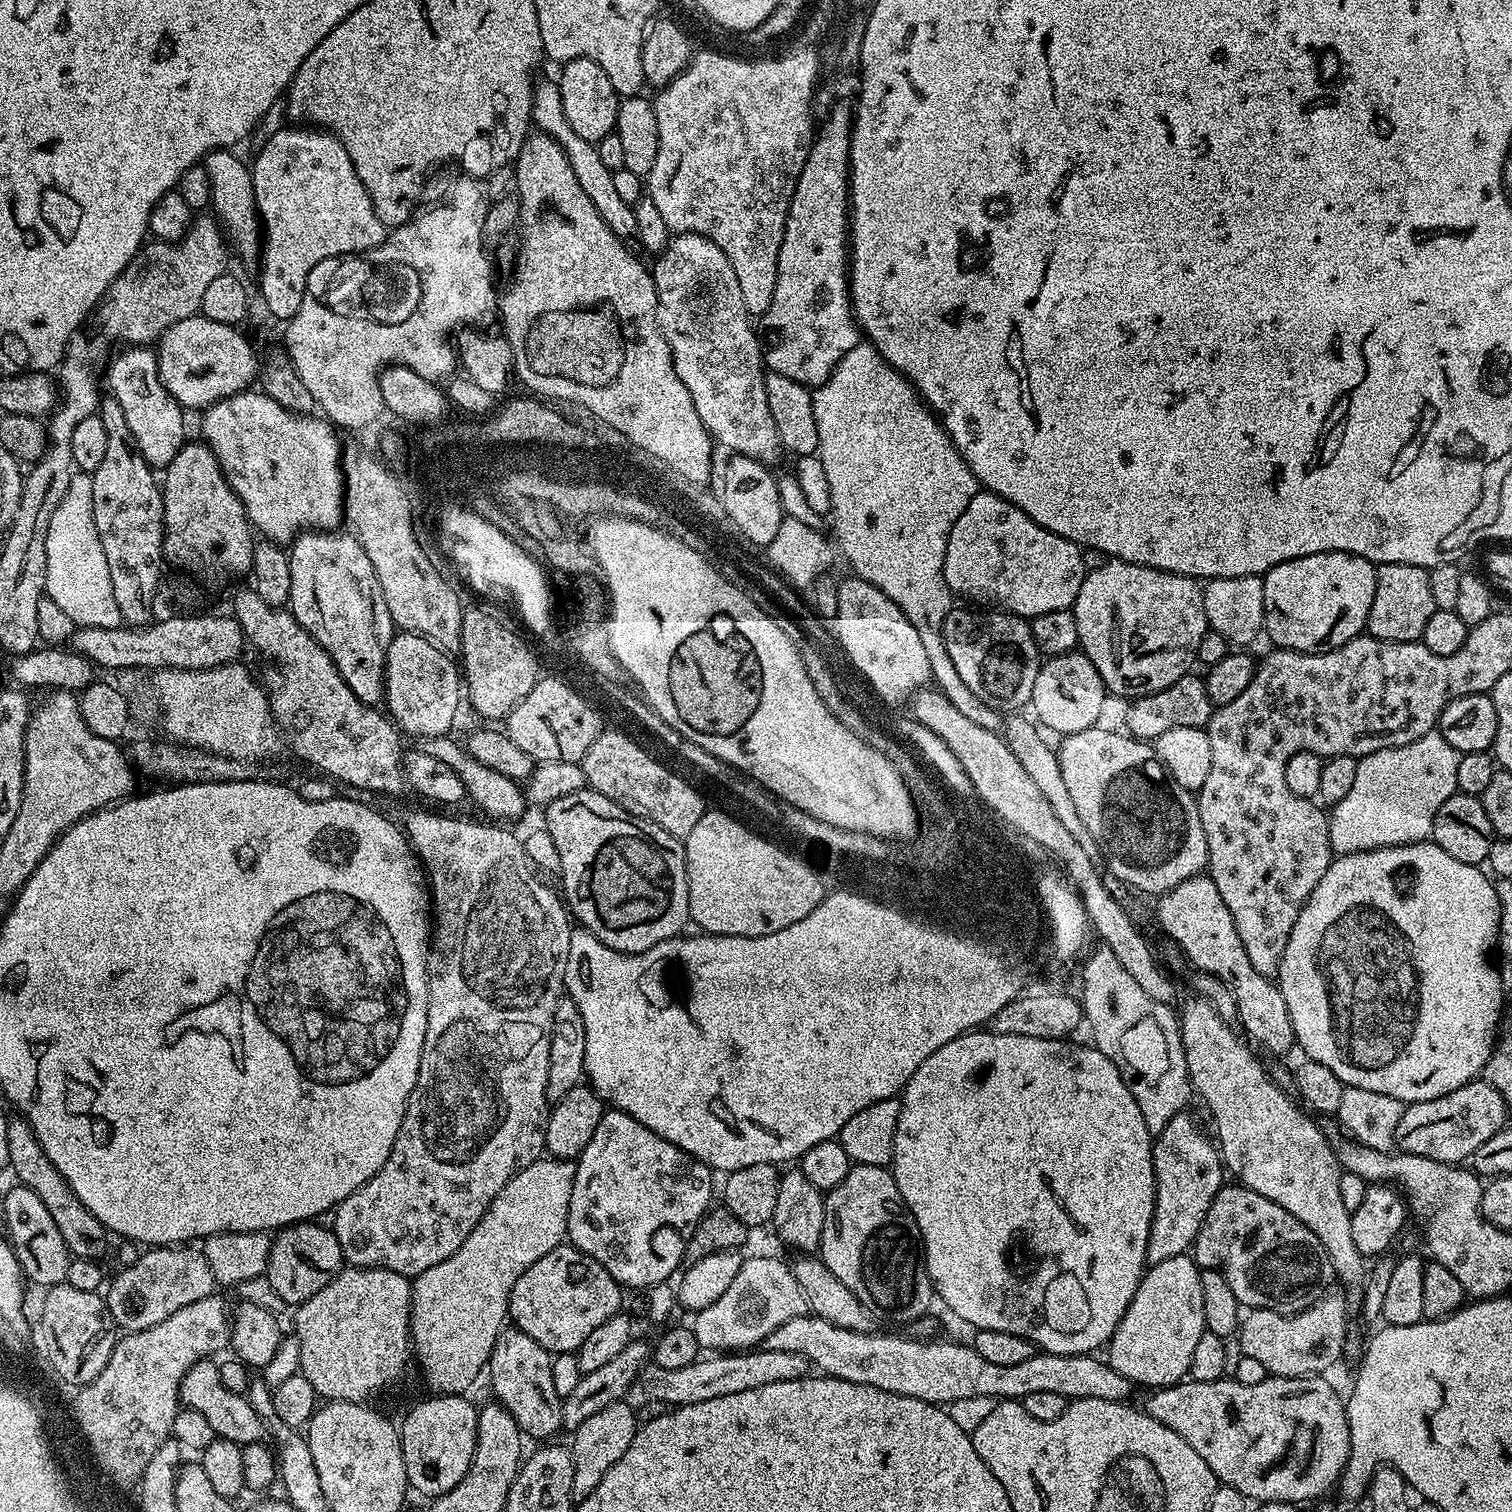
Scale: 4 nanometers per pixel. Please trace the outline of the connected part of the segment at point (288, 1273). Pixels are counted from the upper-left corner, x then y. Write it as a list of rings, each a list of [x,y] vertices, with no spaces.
[[[301,1222],[289,1224],[287,1228],[279,1229],[271,1237],[266,1277],[288,1306],[299,1306],[302,1302],[306,1302],[306,1298],[314,1298],[314,1294],[318,1294],[318,1290],[322,1290],[322,1286],[329,1284],[339,1272],[344,1271],[345,1267],[342,1246],[338,1246],[338,1238],[332,1229],[323,1229],[313,1222]]]

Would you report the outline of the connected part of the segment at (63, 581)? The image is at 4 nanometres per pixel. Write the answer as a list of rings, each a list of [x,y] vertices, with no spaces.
[[[77,471],[73,475],[70,490],[66,490],[62,502],[58,502],[58,510],[50,514],[50,530],[46,530],[44,591],[76,626],[121,627],[118,602],[114,602],[114,586],[110,584],[110,566],[106,566],[98,526],[94,526],[94,486],[89,473]]]

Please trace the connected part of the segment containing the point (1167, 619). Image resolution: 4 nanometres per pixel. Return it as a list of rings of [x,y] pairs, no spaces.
[[[1111,558],[1105,559],[1103,562],[1105,564],[1098,565],[1093,572],[1091,569],[1085,575],[1082,582],[1082,590],[1078,590],[1078,598],[1070,609],[1078,622],[1079,647],[1082,649],[1084,655],[1090,658],[1090,662],[1094,662],[1094,670],[1098,670],[1105,689],[1111,695],[1113,692],[1116,696],[1135,698],[1138,696],[1148,696],[1151,692],[1157,692],[1158,690],[1166,690],[1174,682],[1178,682],[1184,676],[1189,675],[1191,668],[1188,667],[1191,664],[1195,665],[1197,663],[1198,646],[1202,642],[1204,635],[1210,630],[1208,619],[1206,618],[1206,610],[1204,609],[1204,589],[1201,581],[1197,580],[1195,576],[1170,574],[1157,568],[1147,568],[1141,564],[1131,564],[1130,562],[1122,562],[1121,560],[1113,560]]]

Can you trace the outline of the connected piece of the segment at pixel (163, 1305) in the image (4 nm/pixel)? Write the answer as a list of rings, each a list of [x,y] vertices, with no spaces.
[[[152,1246],[141,1251],[133,1264],[119,1270],[107,1285],[106,1299],[117,1329],[125,1333],[158,1326],[176,1310],[213,1295],[218,1288],[208,1261],[196,1246]]]

